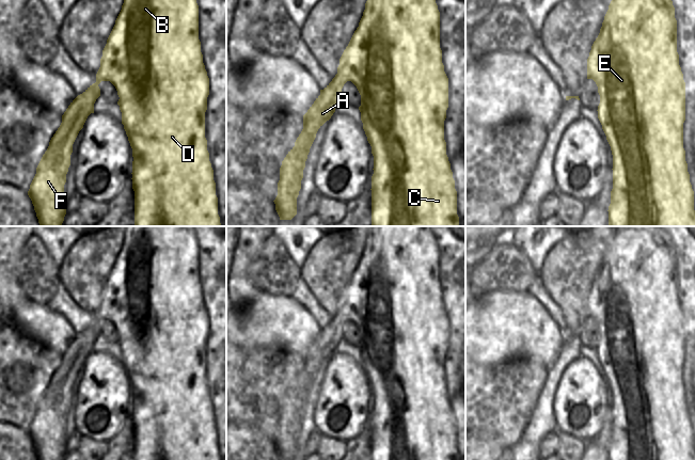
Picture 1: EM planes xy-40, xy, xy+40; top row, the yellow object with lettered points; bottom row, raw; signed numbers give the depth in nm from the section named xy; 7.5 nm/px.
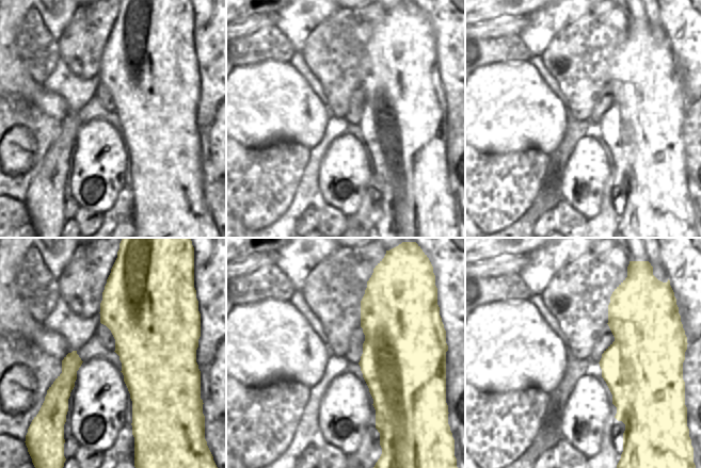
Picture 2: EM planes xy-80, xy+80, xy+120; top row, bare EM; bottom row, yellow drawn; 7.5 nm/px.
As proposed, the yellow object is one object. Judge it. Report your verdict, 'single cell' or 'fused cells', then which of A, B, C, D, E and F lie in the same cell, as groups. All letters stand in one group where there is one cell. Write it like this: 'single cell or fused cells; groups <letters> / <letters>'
single cell; groups A B C D E F

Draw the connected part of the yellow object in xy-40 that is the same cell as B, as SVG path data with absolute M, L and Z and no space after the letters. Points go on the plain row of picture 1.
M126 226L124 242L107 279L96 321L78 334L62 354L62 362L43 394L28 434L38 460L64 460L64 424L70 405L73 383L100 335L98 323L110 320L120 336L122 363L132 387L135 460L220 460L214 409L205 377L205 351L209 317L199 279L199 244L192 226Z

